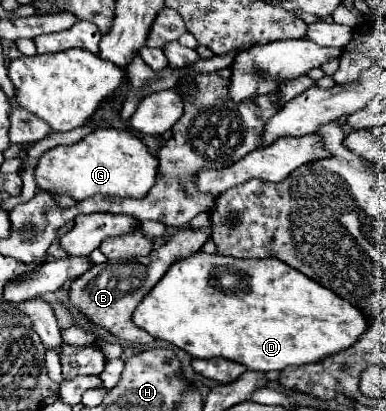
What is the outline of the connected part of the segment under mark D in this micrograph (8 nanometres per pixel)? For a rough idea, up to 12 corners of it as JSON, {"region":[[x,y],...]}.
{"region":[[281,260],[173,262],[133,324],[259,372],[319,362],[361,310]]}

